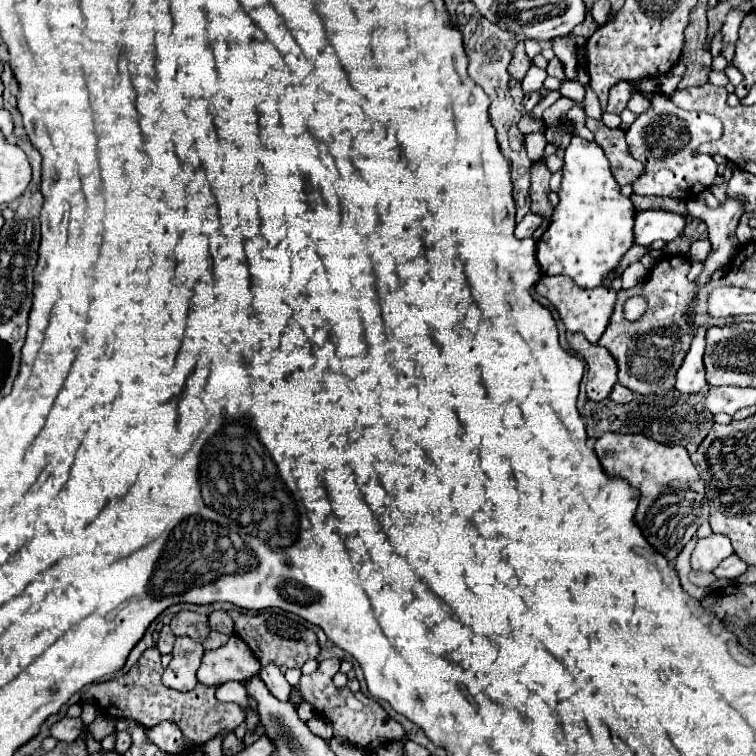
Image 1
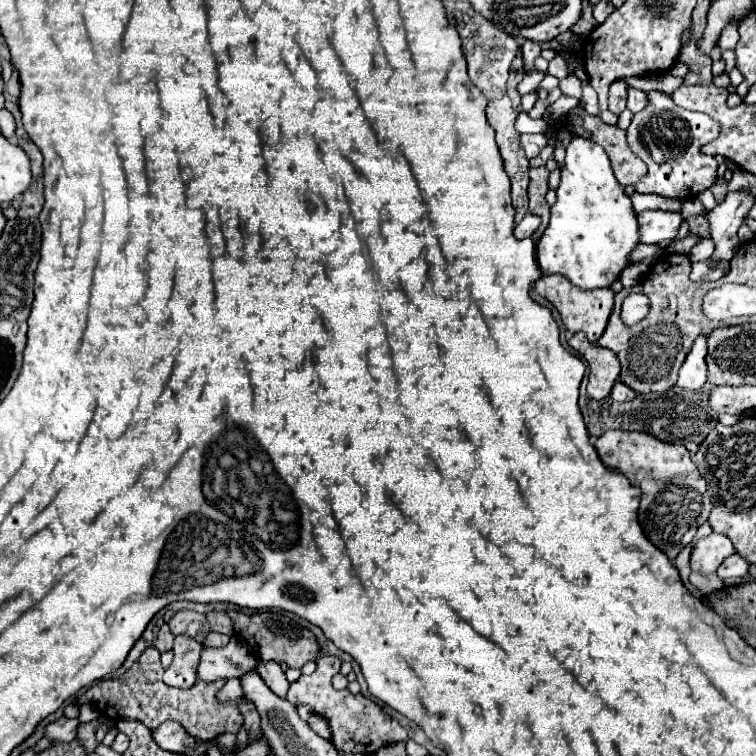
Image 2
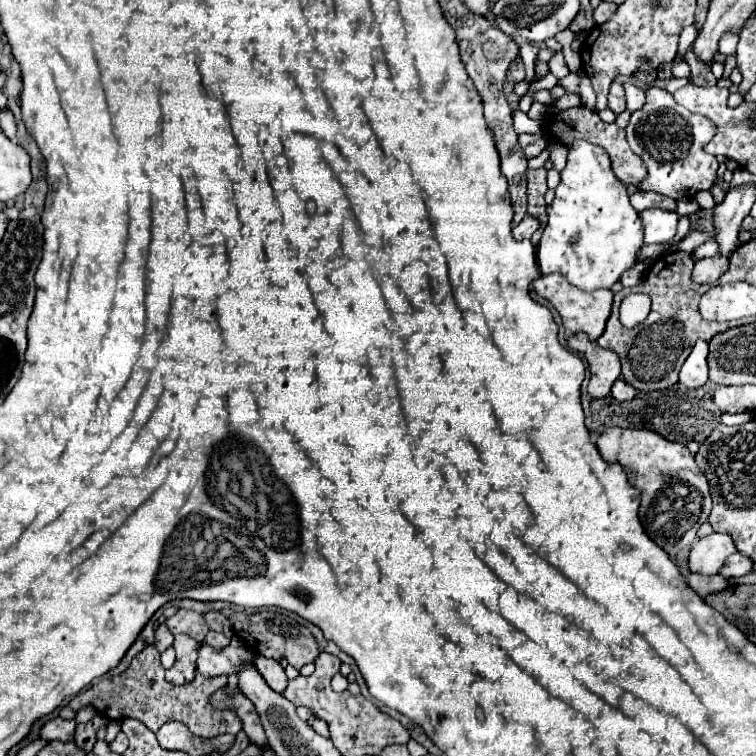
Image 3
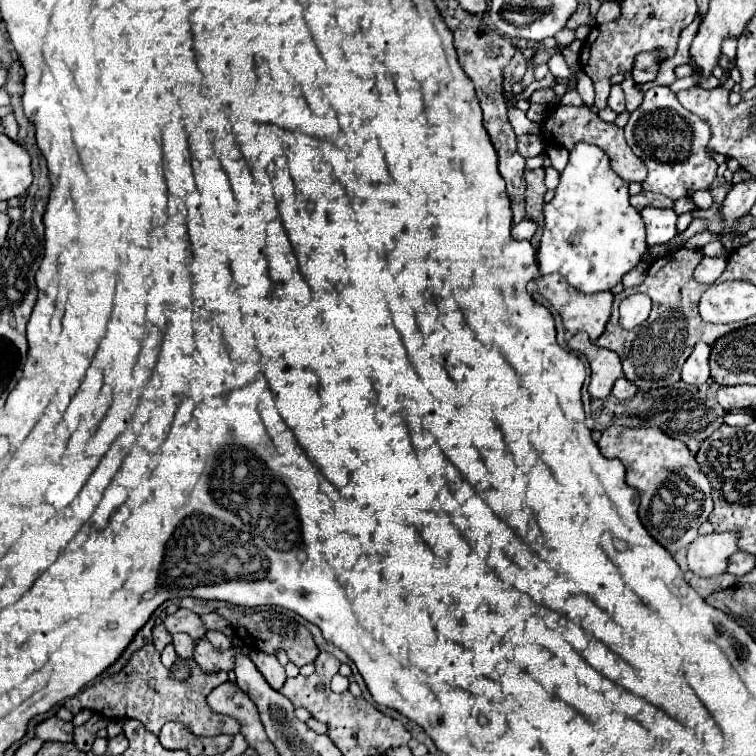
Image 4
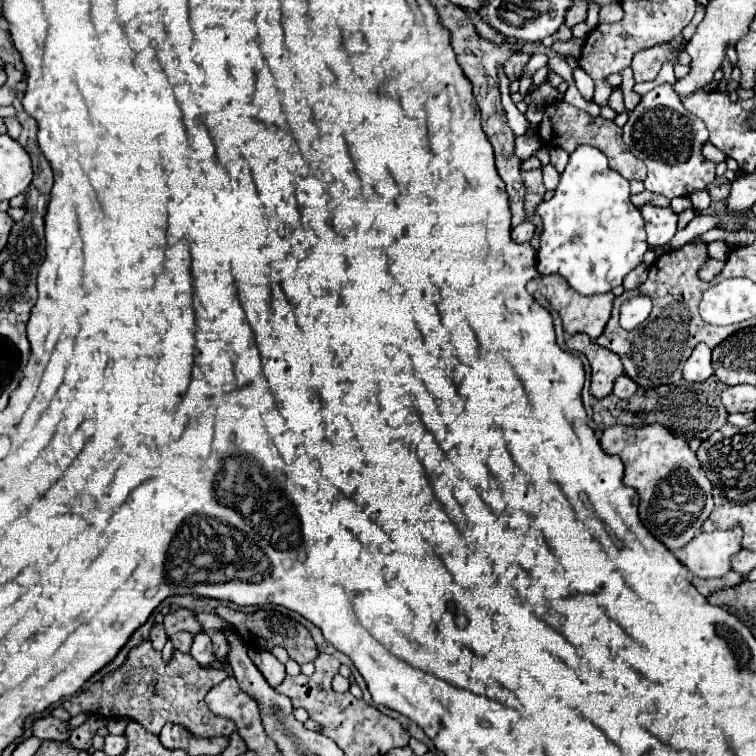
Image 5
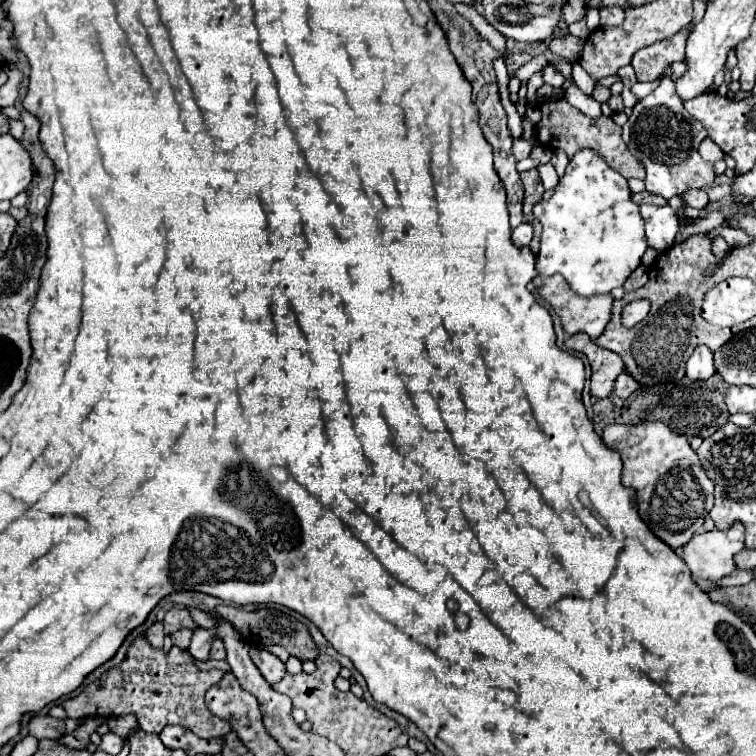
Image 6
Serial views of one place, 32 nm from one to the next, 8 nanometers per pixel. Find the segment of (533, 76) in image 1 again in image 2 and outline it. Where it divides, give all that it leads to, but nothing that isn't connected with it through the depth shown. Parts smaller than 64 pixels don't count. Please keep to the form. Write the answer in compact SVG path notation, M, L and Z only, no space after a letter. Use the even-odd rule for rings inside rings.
M536 67L532 69L525 75L524 79L520 84L518 84L518 92L524 96L528 92L535 92L538 90L540 82L545 77L546 73L538 70Z

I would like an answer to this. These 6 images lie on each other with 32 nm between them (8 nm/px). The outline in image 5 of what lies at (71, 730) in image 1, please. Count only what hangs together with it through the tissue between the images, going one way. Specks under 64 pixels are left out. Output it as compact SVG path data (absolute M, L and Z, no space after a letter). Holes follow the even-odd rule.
M44 716L32 722L32 734L40 740L60 740L64 742L70 736L68 724L54 716Z

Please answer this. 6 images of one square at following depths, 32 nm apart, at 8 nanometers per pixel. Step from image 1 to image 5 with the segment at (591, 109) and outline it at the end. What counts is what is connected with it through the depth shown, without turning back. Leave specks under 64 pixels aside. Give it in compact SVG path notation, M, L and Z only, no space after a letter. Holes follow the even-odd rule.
M576 66L574 68L574 82L576 82L576 86L578 86L578 90L580 90L580 94L586 98L586 100L592 100L592 92L594 92L594 80L580 68L580 66Z

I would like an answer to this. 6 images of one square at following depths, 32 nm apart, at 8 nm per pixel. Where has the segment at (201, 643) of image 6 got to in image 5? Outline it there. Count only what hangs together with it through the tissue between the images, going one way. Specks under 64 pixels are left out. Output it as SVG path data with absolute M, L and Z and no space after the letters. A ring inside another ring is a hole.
M200 632L200 636L194 636L190 654L192 654L192 656L196 658L196 662L202 664L202 666L208 666L212 660L216 660L216 658L212 656L212 642L210 642L210 636L208 636L206 632Z

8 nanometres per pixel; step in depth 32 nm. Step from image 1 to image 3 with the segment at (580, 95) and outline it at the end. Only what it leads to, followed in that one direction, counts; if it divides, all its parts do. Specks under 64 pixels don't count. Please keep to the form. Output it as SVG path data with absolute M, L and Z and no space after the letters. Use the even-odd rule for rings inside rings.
M570 73L566 78L559 81L566 93L579 94L580 77L576 73Z

